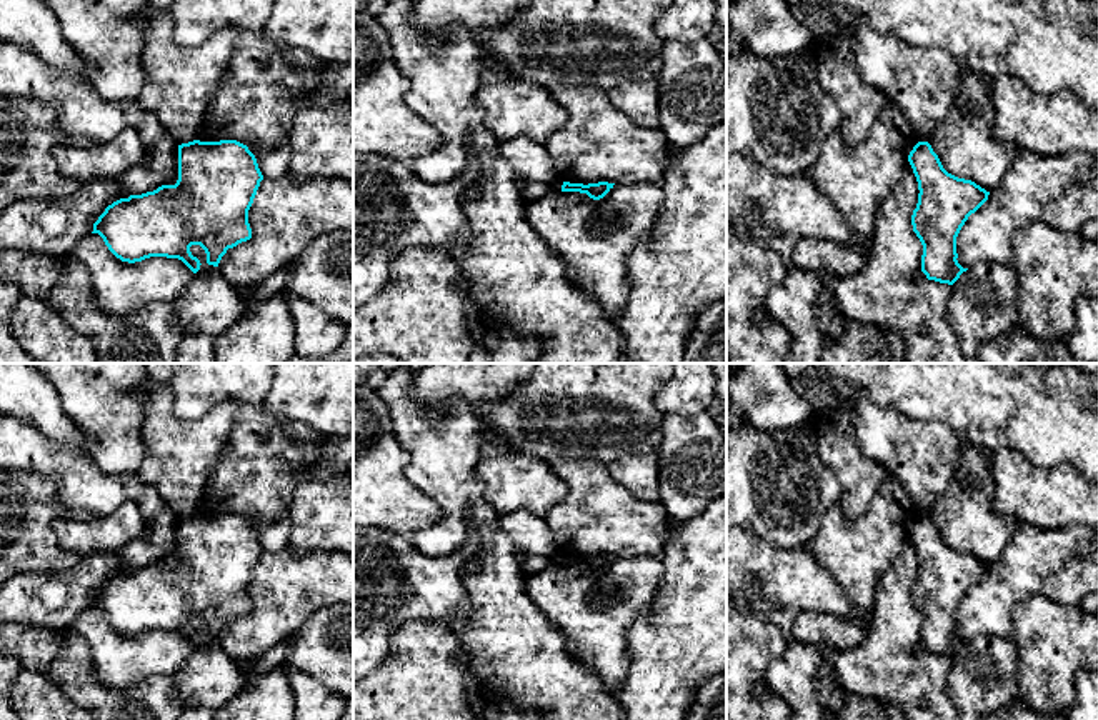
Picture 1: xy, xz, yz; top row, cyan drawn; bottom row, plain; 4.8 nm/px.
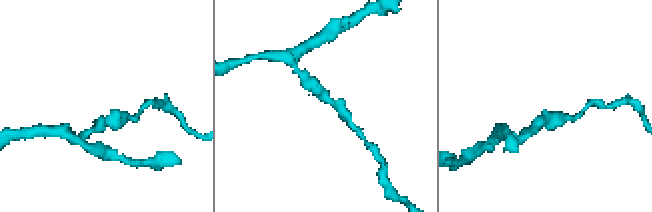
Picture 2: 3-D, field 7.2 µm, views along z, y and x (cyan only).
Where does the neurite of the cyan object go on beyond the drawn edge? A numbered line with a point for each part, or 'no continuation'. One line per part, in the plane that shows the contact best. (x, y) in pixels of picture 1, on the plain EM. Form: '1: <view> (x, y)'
no continuation

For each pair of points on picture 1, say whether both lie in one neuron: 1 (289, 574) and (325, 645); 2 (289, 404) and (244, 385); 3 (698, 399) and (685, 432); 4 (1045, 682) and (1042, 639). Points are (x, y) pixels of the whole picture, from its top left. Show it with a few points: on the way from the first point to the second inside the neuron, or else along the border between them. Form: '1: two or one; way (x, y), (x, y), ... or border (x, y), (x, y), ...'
1: two; border (335, 602), (317, 609), (290, 635)
2: two; border (272, 380), (264, 409)
3: two; border (708, 410), (665, 415)
4: one; way (1045, 672), (1045, 649)

